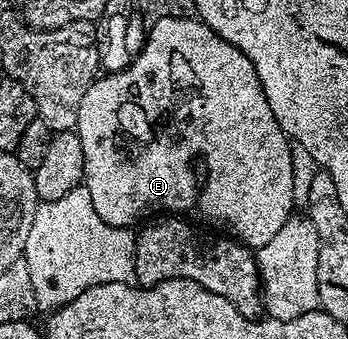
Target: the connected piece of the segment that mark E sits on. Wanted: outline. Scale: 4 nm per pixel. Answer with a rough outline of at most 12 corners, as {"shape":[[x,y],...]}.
{"shape":[[150,24],[79,106],[97,217],[195,211],[252,249],[296,210],[253,61]]}

